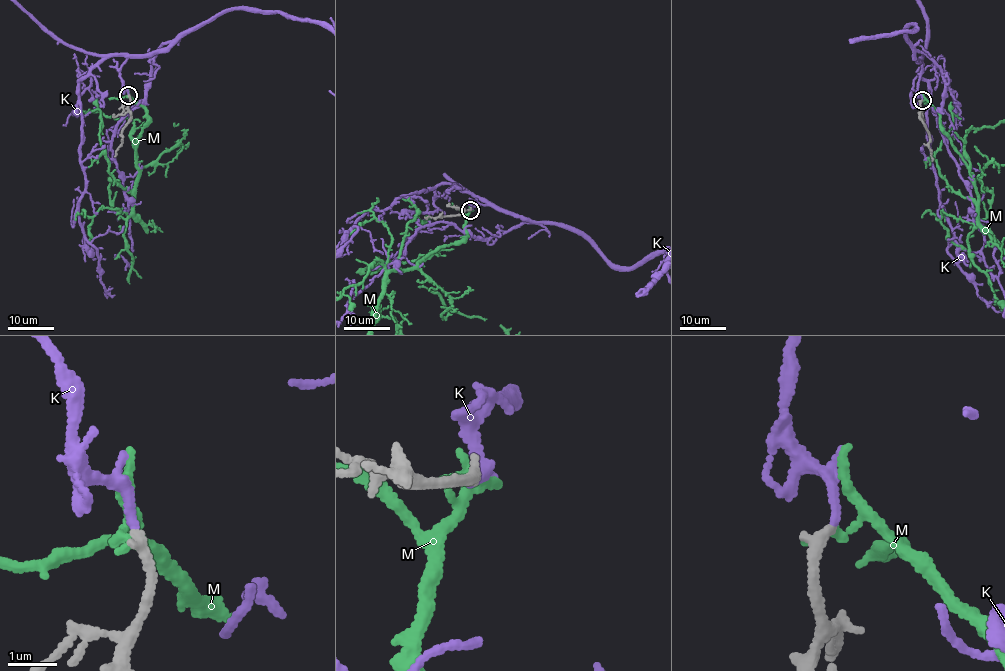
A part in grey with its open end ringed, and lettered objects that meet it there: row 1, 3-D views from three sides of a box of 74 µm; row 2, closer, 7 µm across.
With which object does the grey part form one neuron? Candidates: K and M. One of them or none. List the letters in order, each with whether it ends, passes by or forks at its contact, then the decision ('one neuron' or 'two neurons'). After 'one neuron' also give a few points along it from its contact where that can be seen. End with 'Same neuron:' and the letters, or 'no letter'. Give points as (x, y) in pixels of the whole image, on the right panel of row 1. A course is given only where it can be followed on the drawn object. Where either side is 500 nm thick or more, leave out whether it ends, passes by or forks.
K: it ends there; one neuron
M: it ends there; two neurons
Same neuron: K

